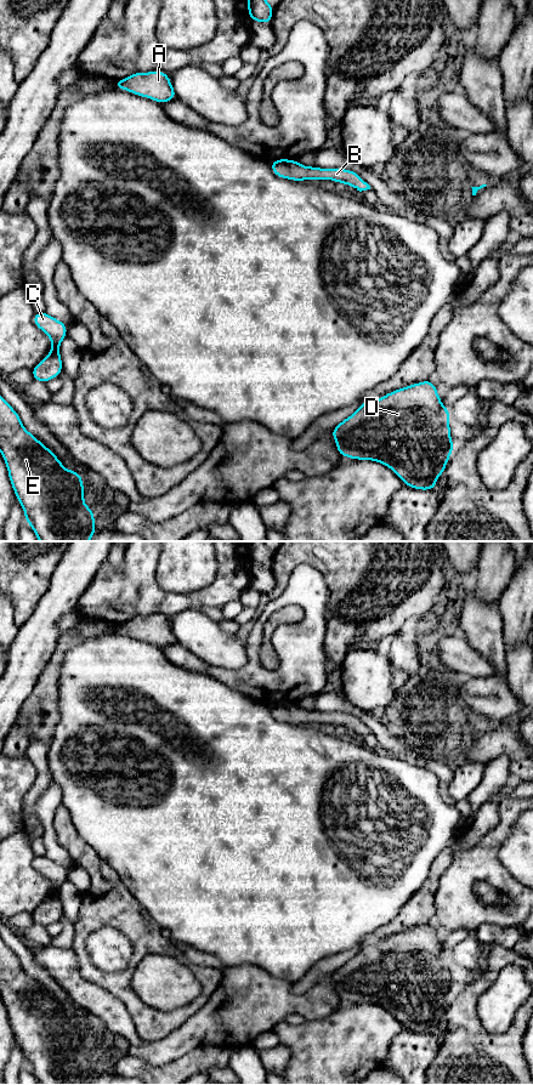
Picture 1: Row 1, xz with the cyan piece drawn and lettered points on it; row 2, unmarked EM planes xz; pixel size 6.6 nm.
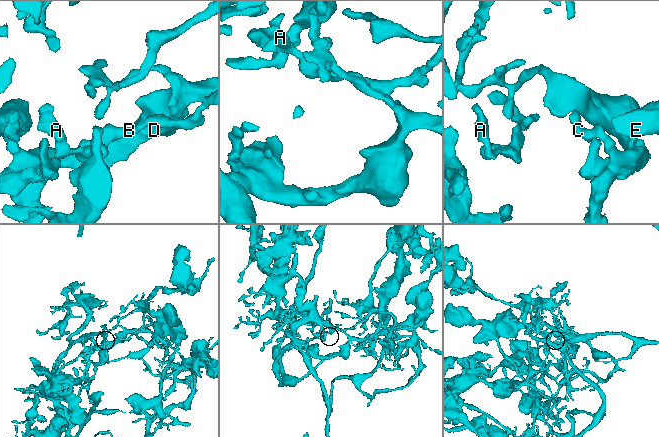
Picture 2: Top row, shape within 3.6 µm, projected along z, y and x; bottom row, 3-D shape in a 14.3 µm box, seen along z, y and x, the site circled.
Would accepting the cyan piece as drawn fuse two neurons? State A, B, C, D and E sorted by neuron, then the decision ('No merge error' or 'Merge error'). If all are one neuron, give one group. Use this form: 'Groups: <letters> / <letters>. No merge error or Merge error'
Groups: A B C D E. No merge error

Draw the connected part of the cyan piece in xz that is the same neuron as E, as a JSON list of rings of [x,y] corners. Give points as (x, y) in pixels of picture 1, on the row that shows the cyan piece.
[[[0,393],[0,451],[5,460],[8,478],[16,499],[24,511],[25,522],[30,526],[39,541],[89,541],[96,532],[93,510],[84,502],[84,482],[75,470],[66,470],[61,460],[34,434],[22,425],[17,411]]]

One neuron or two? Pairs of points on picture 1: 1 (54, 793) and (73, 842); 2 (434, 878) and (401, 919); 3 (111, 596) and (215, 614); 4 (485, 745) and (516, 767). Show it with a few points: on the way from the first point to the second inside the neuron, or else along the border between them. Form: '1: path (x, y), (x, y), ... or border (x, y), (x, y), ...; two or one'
1: border (61, 804), (56, 810), (54, 819), (55, 834); two
2: path (429, 887), (425, 895), (410, 909); one
3: border (220, 608), (200, 607), (198, 609); two
4: border (520, 751), (512, 756); two

